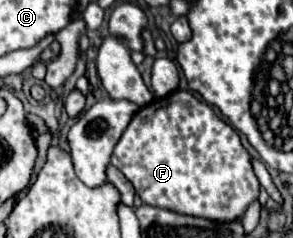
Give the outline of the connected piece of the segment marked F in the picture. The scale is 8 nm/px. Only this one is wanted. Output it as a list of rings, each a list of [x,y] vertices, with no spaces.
[[[175,90],[165,98],[167,100],[147,104],[133,116],[113,150],[111,164],[123,172],[123,176],[133,184],[135,194],[149,206],[217,222],[241,218],[247,206],[259,196],[259,180],[251,168],[249,152],[241,146],[237,132],[225,124],[211,106],[197,100],[187,90]]]

